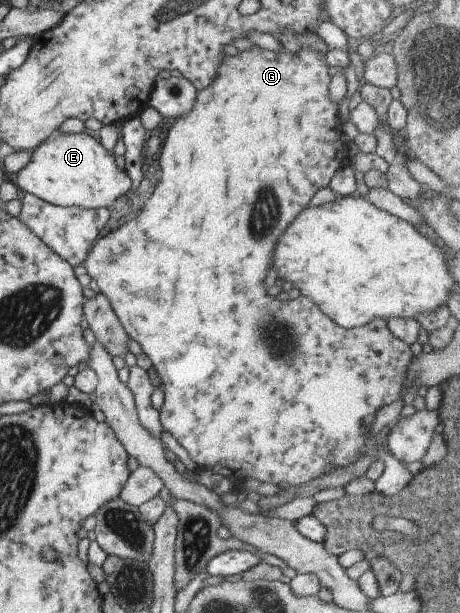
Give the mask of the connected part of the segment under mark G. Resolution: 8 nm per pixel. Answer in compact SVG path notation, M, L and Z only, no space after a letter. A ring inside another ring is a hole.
M252 47L250 51L238 51L236 55L232 57L224 57L224 61L220 63L218 71L216 71L216 77L212 79L212 83L200 91L196 91L196 99L194 99L194 105L192 105L192 111L180 119L172 122L170 129L164 130L162 137L162 149L160 151L160 156L158 157L158 167L160 168L160 179L156 186L152 187L150 193L145 197L144 207L139 211L139 213L130 221L126 221L123 225L114 229L108 235L100 237L98 241L92 244L90 251L88 251L86 257L83 259L82 264L86 269L86 273L89 275L90 279L96 281L100 293L103 293L111 305L112 311L116 316L116 319L120 322L120 325L124 328L129 339L136 341L140 345L141 352L148 357L151 361L152 367L156 369L156 373L160 378L162 389L163 389L163 402L160 406L158 412L159 422L161 427L176 441L178 445L186 451L188 457L196 463L197 471L202 471L204 469L210 470L214 473L219 473L222 476L227 474L240 475L244 479L256 479L260 483L272 483L272 485L298 485L298 483L304 483L304 481L309 481L312 477L316 475L321 475L324 473L329 473L334 469L338 469L344 466L349 461L353 460L357 453L362 447L365 449L364 440L372 436L369 435L369 429L371 428L372 419L376 412L379 411L381 405L387 404L394 398L399 397L399 391L405 386L404 370L406 364L411 358L411 352L408 344L405 344L401 339L398 339L386 325L386 321L382 318L372 318L370 322L366 322L361 326L356 326L354 329L342 329L338 325L334 325L330 319L326 319L312 302L304 297L296 297L296 299L290 299L290 301L274 301L272 297L266 297L264 293L264 285L262 285L262 277L264 277L264 271L270 263L270 255L272 255L272 247L275 247L276 239L282 237L284 229L288 227L290 221L294 221L294 217L298 217L300 213L307 208L307 205L316 191L321 188L328 186L331 177L334 176L336 169L342 168L347 165L347 155L346 146L342 145L340 141L340 130L342 122L339 120L338 115L338 104L334 101L330 101L328 98L328 83L330 77L328 77L329 68L326 67L325 53L320 53L320 51L314 51L314 48L304 47L296 53L286 53L286 51L280 51L280 53L273 53L272 51L266 51L260 49L260 47Z

